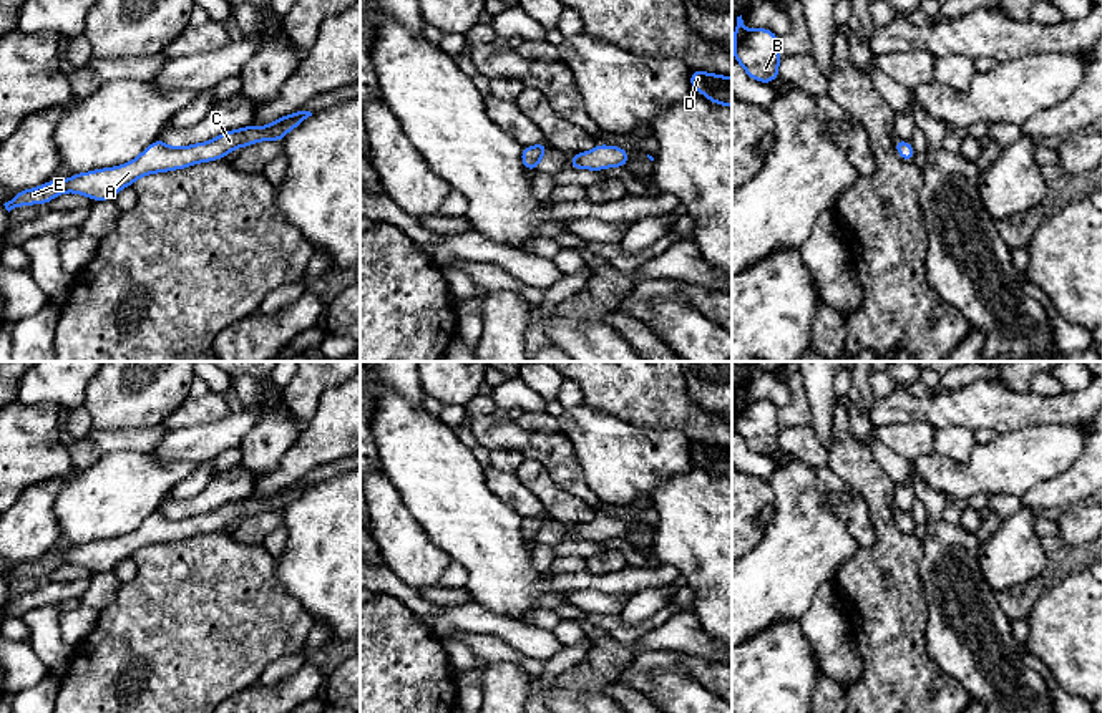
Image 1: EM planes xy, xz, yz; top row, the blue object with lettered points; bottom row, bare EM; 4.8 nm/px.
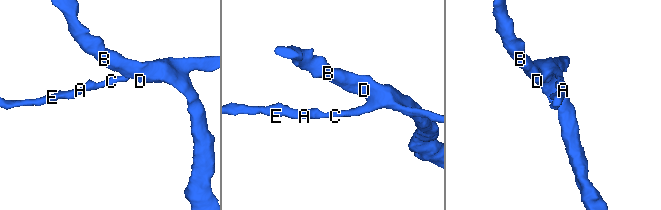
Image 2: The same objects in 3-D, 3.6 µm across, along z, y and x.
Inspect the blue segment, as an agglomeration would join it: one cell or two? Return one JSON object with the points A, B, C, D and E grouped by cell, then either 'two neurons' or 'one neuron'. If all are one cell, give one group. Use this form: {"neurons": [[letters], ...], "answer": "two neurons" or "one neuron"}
{"neurons": [["A", "B", "C", "D", "E"]], "answer": "one neuron"}

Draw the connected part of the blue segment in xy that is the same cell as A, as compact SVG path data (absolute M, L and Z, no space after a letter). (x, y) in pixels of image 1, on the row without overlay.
M297 483L282 487L266 499L251 496L242 501L227 502L207 514L197 514L188 519L171 519L164 512L156 511L128 536L73 546L66 552L48 552L40 559L23 560L3 577L10 584L20 577L48 575L53 569L63 564L78 564L91 572L111 572L118 562L131 557L141 547L184 541L196 534L222 531L234 519L246 519L259 512L282 512L292 499L302 496L309 487L312 487L310 483Z

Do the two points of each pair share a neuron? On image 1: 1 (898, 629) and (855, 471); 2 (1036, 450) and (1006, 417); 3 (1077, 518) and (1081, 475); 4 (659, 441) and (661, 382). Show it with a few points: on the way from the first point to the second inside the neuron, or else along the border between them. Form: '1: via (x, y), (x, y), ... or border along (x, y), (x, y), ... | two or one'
1: via (893, 589), (893, 544), (883, 524), (882, 511) | one
2: border along (1056, 423), (1028, 425), (996, 435) | two
3: border along (1084, 503), (1074, 503), (1064, 509) | two
4: border along (623, 418), (643, 428), (674, 428), (691, 441) | two

